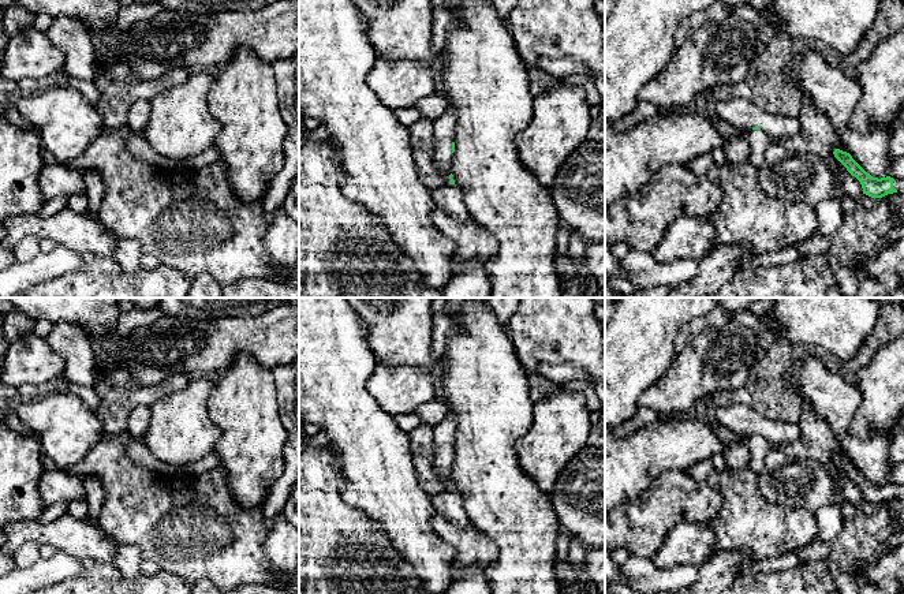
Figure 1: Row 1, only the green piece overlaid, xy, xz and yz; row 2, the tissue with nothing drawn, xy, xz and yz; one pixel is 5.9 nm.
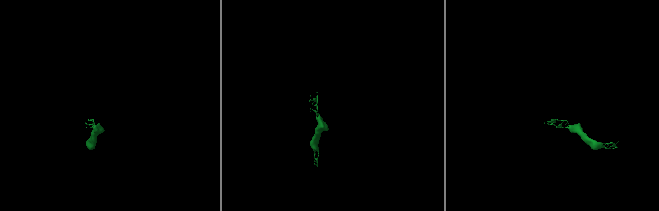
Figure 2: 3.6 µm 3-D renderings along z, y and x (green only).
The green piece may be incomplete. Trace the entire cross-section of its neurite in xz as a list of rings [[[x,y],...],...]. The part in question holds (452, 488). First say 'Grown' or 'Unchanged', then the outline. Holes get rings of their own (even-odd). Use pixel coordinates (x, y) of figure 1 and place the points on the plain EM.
Grown. [[[449,407],[447,418],[432,429],[434,437],[434,467],[437,475],[447,485],[447,490],[455,490],[452,481],[452,462],[455,457],[456,412]]]

